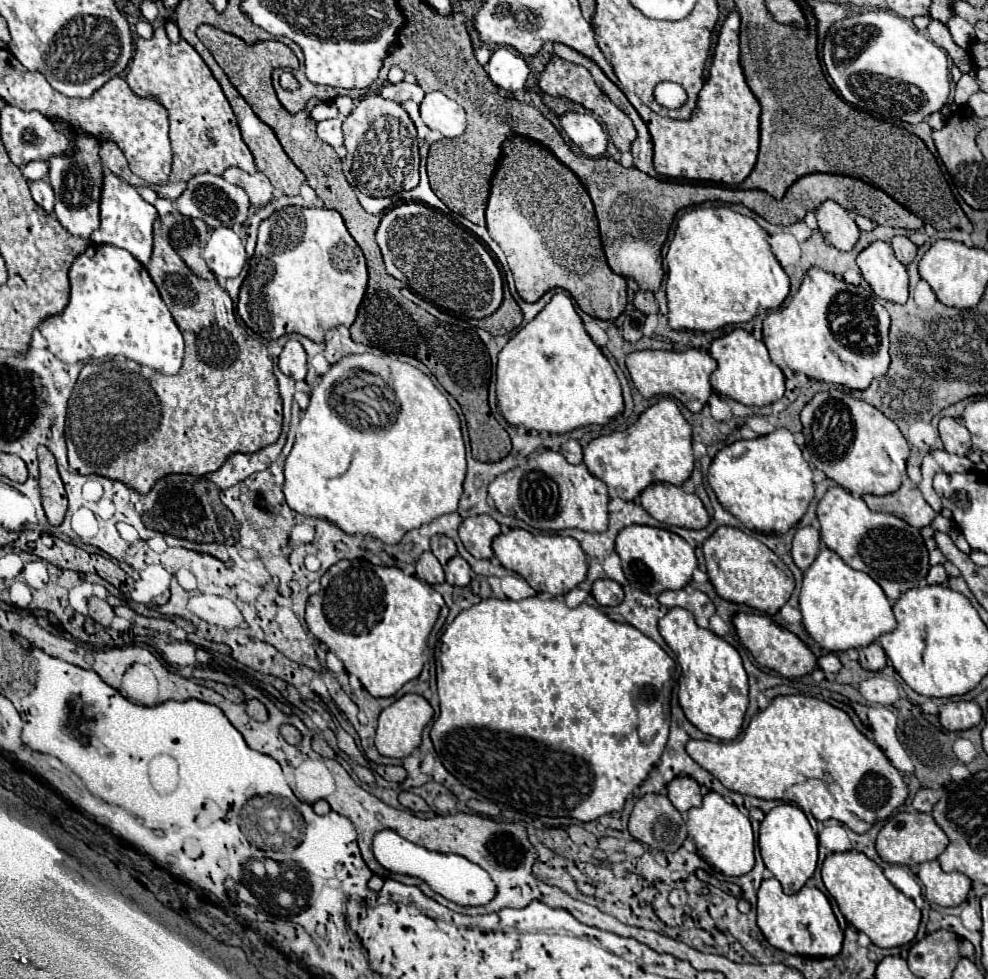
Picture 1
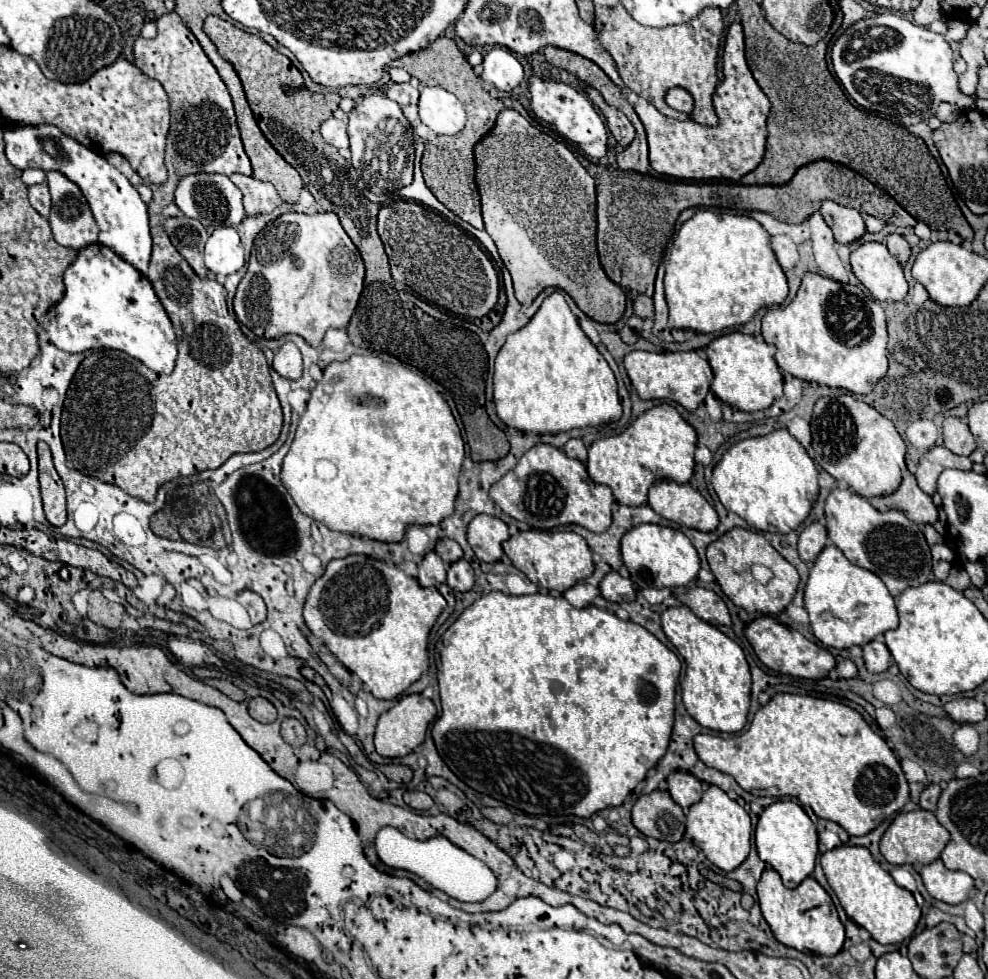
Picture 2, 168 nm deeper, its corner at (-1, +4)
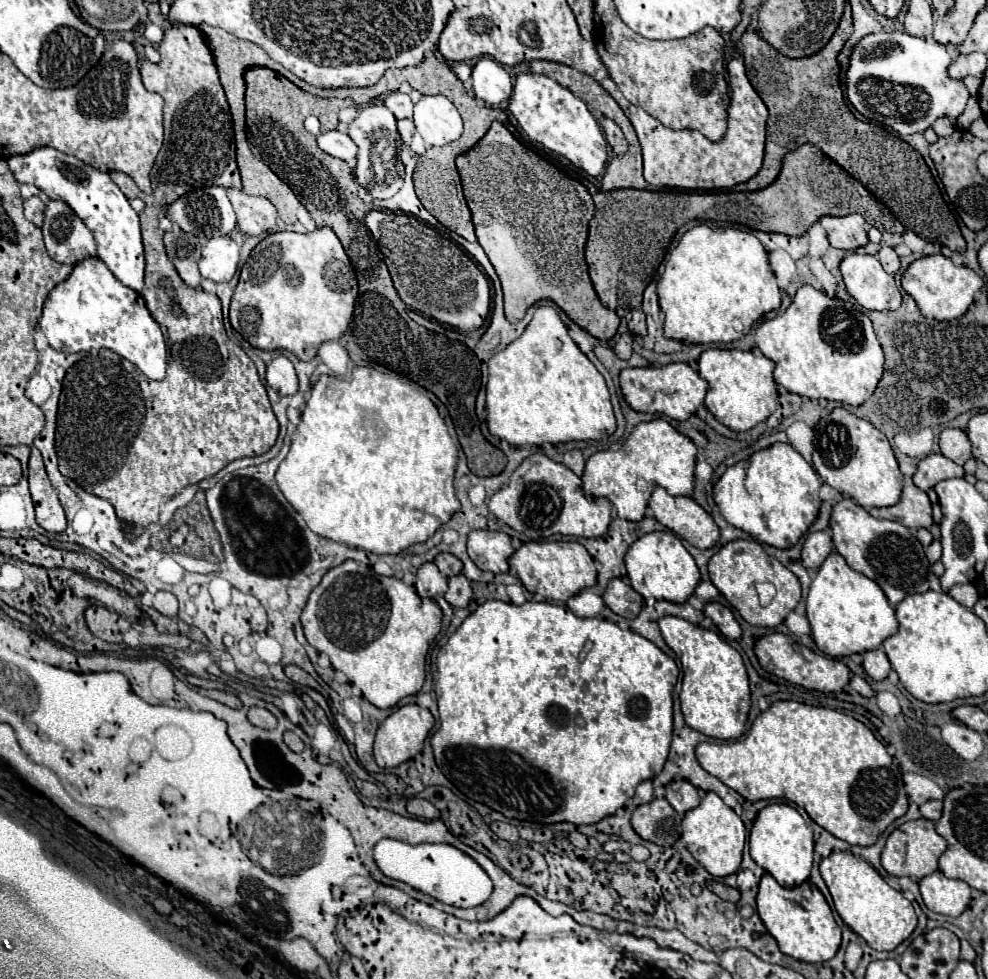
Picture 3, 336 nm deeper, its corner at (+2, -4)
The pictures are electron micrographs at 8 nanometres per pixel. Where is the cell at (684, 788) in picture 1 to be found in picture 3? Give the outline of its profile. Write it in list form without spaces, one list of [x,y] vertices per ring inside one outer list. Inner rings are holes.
[[[676,780],[666,786],[666,800],[676,812],[684,814],[700,804],[700,790],[688,780]]]

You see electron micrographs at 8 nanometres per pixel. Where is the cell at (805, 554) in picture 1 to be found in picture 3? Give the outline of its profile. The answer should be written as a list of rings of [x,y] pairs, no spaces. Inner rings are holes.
[[[812,532],[808,534],[804,548],[802,548],[802,564],[808,570],[818,570],[822,562],[832,552],[832,538],[828,532]]]

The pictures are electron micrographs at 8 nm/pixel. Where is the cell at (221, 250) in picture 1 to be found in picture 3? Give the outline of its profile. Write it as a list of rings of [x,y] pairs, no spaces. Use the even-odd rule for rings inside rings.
[[[230,236],[212,238],[202,248],[200,274],[214,282],[228,282],[238,270],[238,260],[240,246]]]

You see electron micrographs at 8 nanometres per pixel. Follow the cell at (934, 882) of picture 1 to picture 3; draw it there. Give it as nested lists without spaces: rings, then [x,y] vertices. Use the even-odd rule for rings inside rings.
[[[936,870],[930,876],[924,876],[918,884],[924,904],[932,912],[946,916],[960,916],[970,904],[972,888],[964,880],[946,878],[940,870]]]

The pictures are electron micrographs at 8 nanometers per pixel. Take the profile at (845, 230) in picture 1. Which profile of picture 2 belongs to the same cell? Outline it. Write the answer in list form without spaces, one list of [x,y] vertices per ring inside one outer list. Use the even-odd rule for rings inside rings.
[[[825,200],[821,206],[821,214],[839,244],[851,244],[865,234],[863,218],[853,208],[845,208],[833,200]]]

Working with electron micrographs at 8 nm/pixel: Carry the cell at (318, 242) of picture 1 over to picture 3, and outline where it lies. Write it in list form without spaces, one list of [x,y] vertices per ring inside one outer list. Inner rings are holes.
[[[332,228],[310,234],[276,232],[264,238],[242,266],[230,304],[230,324],[254,348],[284,348],[310,362],[322,342],[338,340],[348,330],[356,296],[356,276]]]

